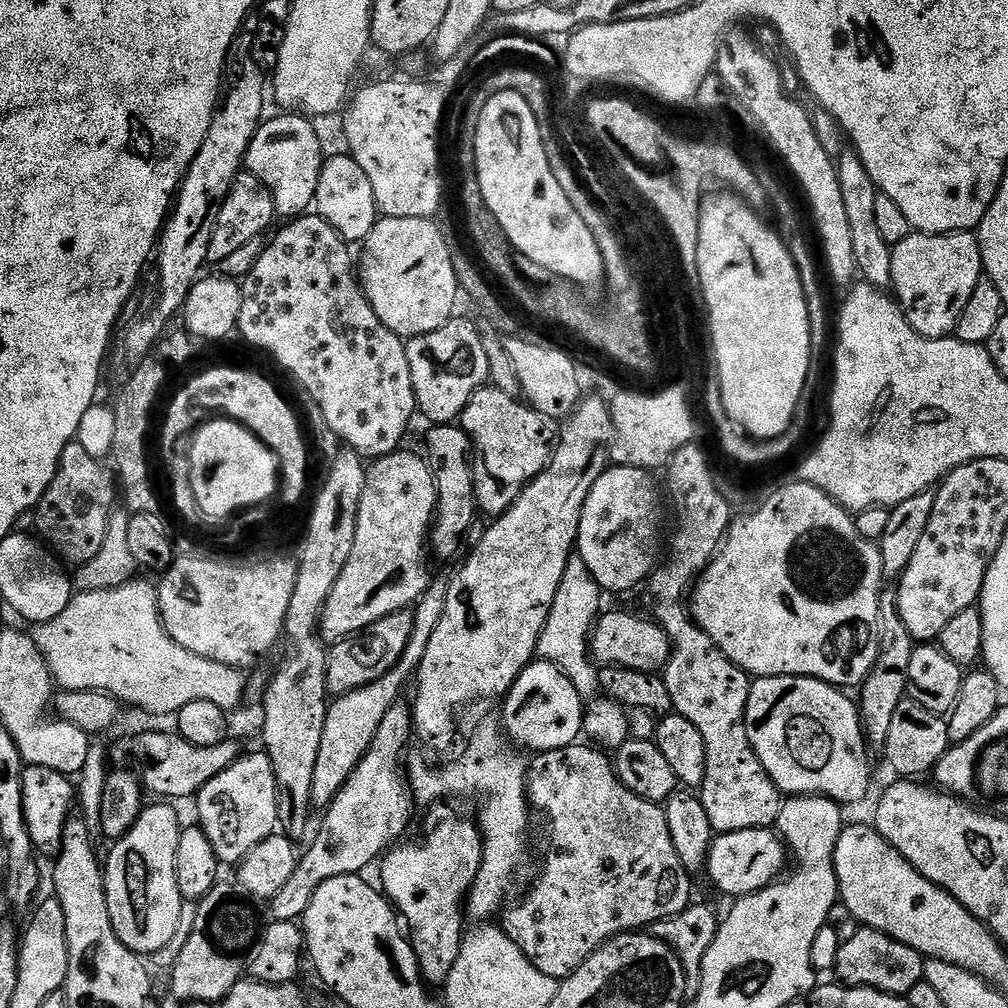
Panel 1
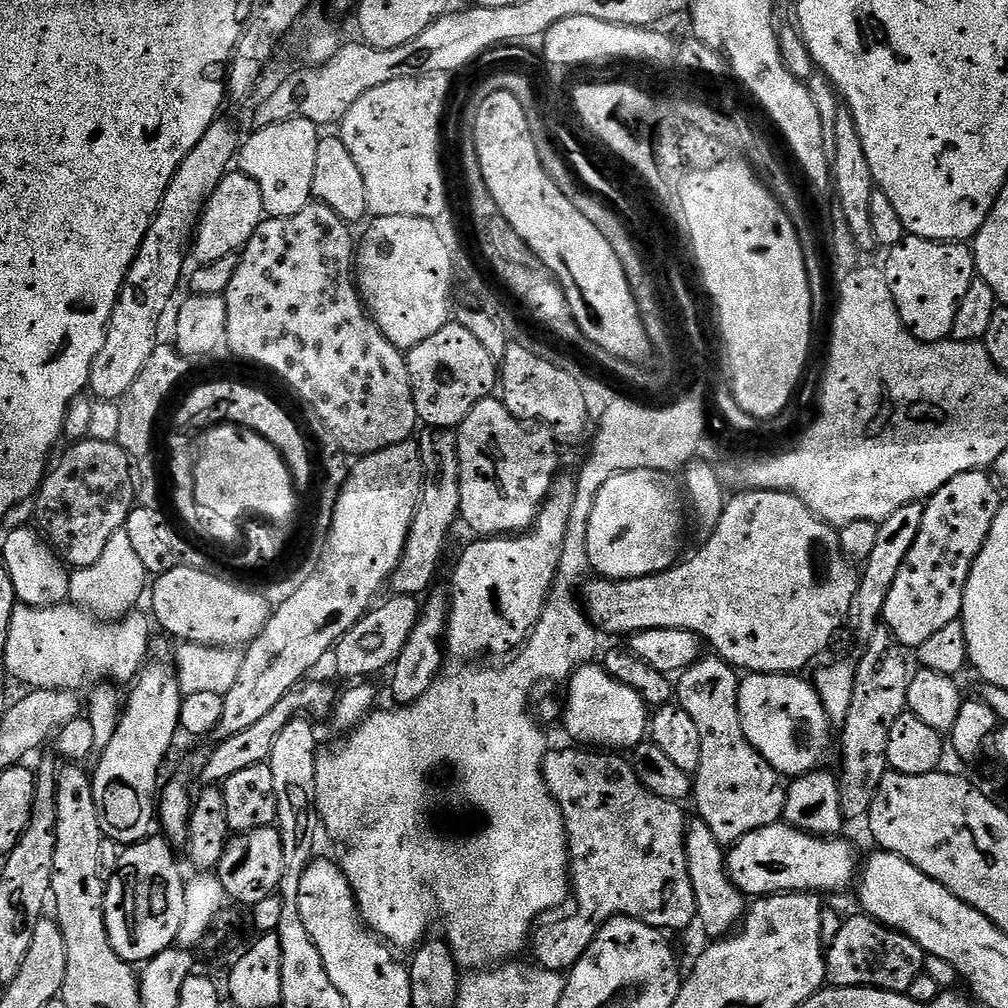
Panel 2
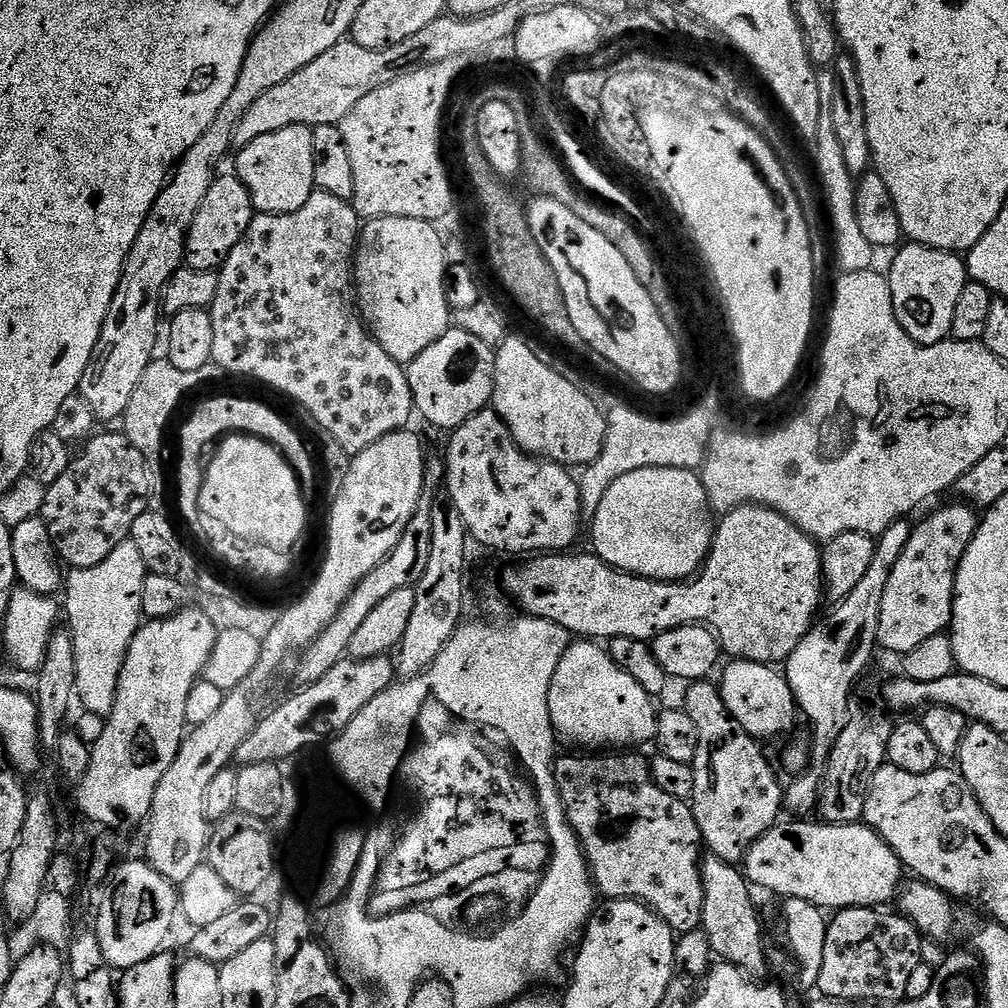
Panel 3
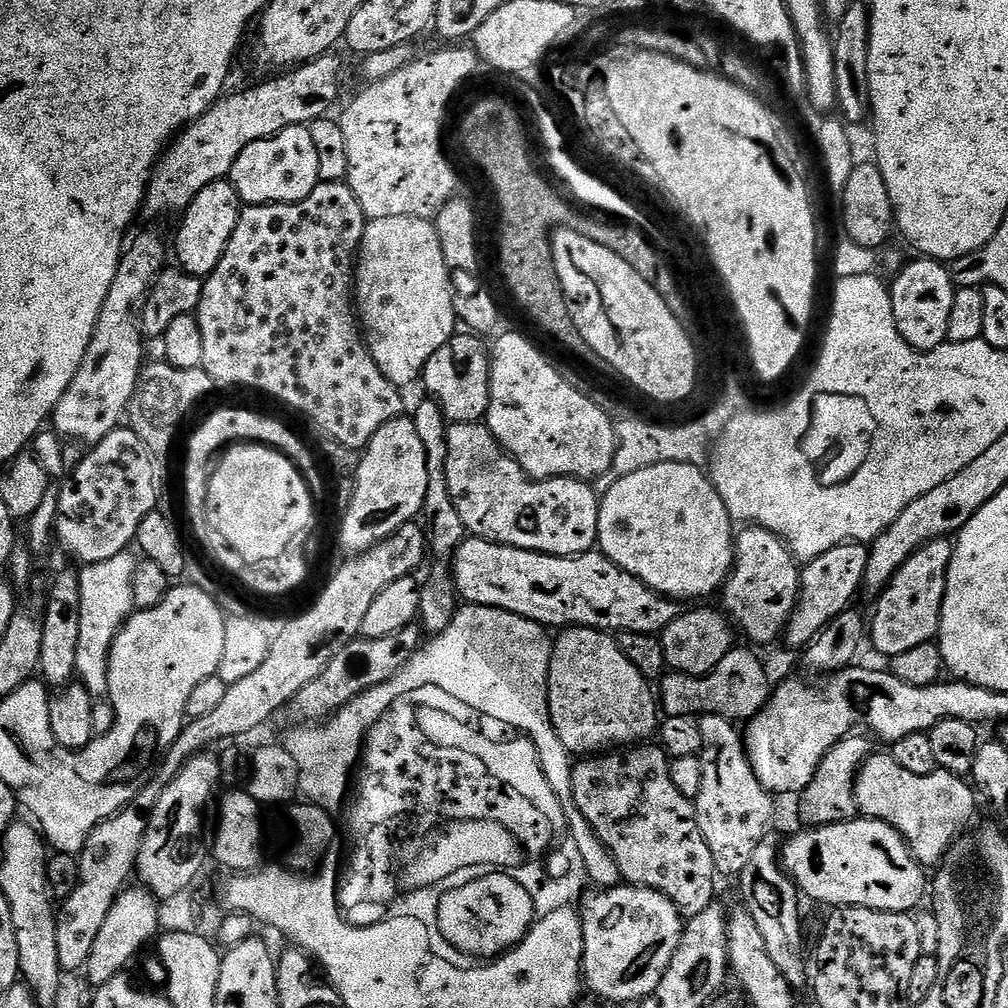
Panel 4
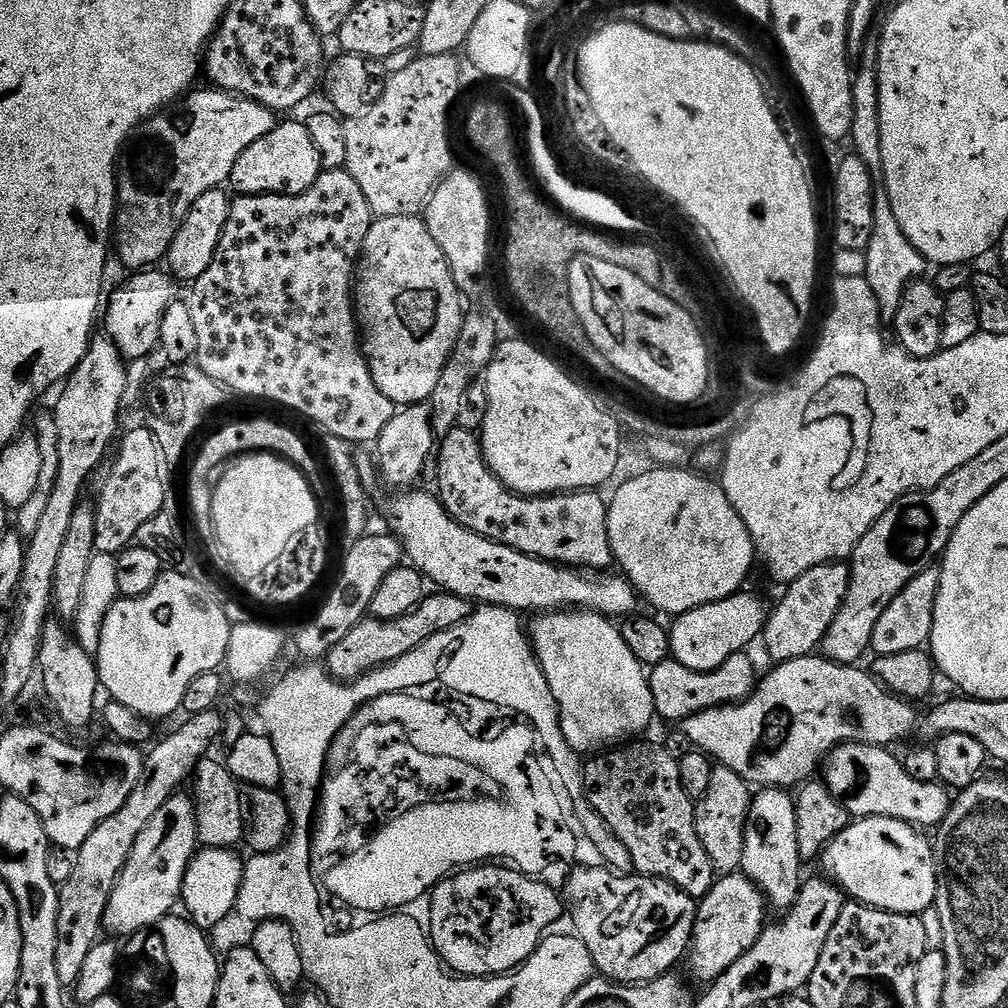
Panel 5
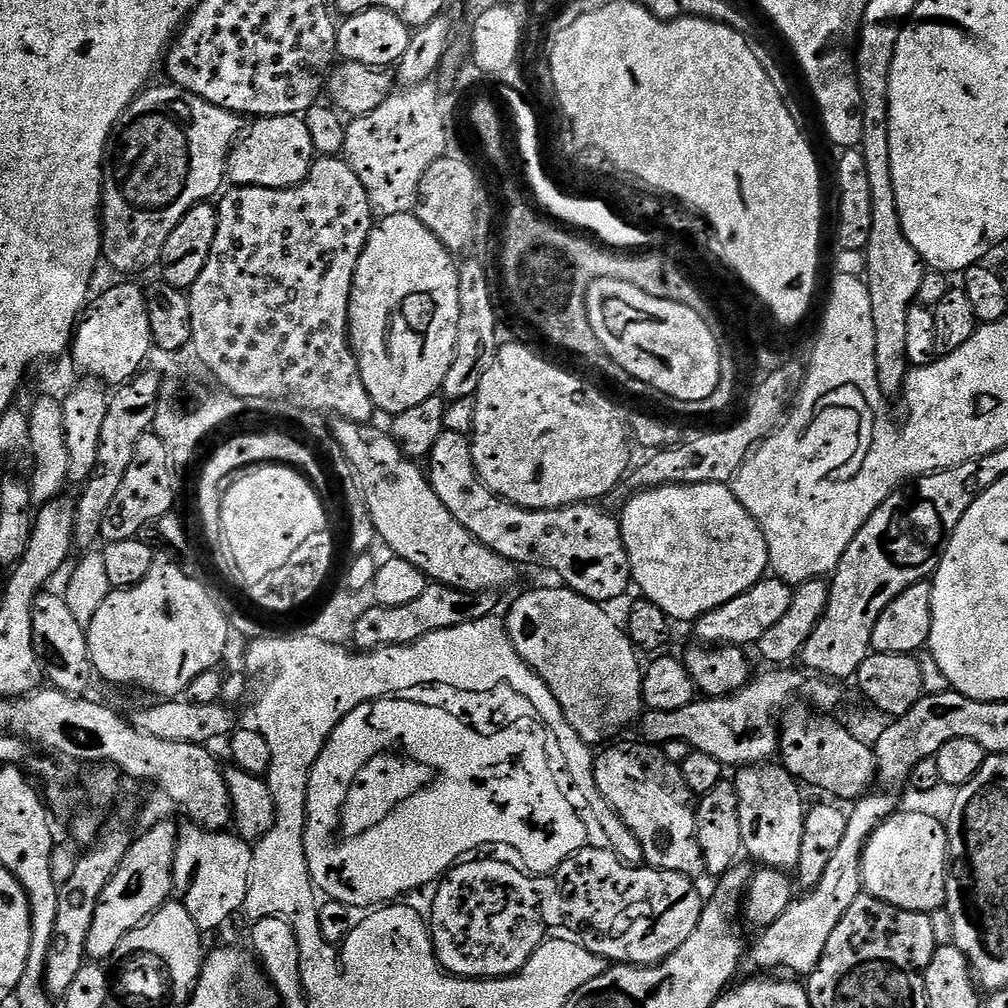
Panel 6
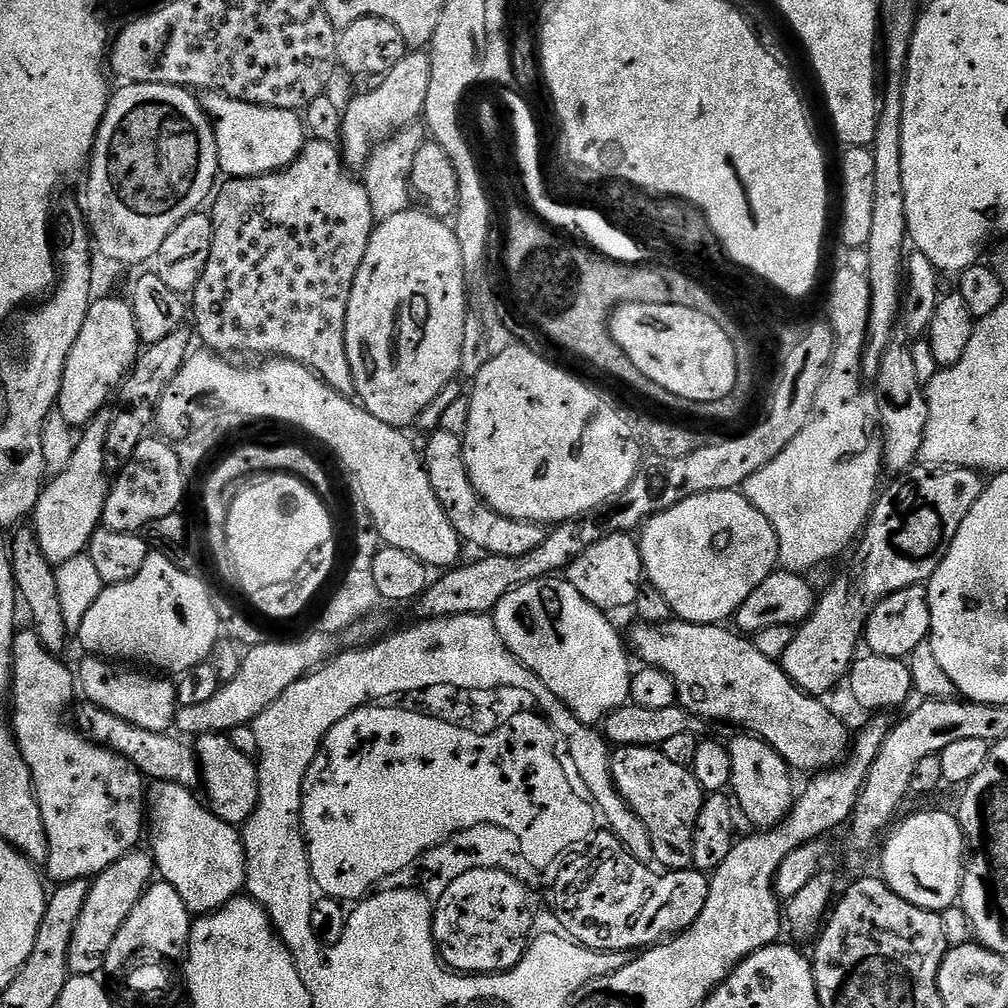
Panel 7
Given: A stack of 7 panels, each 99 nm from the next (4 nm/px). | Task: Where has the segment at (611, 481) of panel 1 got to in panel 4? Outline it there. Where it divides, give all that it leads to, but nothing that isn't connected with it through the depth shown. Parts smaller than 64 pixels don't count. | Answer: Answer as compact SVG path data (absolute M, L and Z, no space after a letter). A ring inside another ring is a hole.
M662 462L658 466L646 466L634 470L634 474L626 474L626 478L614 482L614 486L600 497L598 548L621 570L634 574L634 578L661 596L677 602L700 602L703 596L712 596L715 592L717 595L732 571L732 562L736 559L734 521L709 473L701 465Z

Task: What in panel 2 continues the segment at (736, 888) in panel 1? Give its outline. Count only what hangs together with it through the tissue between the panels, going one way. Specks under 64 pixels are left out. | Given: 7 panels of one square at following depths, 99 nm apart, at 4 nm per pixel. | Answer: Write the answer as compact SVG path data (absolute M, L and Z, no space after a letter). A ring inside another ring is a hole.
M783 822L754 830L754 834L746 834L746 838L731 845L727 857L730 878L748 898L789 892L840 892L851 884L853 887L858 876L856 852L844 838L811 836Z

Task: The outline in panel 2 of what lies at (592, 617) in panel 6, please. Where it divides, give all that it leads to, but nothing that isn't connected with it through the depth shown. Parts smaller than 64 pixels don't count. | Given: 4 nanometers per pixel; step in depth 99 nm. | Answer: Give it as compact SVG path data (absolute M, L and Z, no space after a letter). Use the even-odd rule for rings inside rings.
M599 663L582 664L568 677L568 709L563 709L564 728L568 731L569 741L592 750L631 750L645 743L650 732L650 709L644 699L630 686L618 682Z

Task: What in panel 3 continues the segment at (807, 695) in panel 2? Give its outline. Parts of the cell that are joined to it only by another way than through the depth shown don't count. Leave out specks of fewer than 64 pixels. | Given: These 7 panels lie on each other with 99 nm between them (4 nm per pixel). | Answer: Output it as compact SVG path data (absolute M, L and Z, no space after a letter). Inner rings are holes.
M733 659L731 663L724 672L724 681L719 681L718 687L720 697L726 702L730 714L740 723L742 730L761 742L790 731L796 724L796 716L798 720L798 709L783 671L771 664L749 660Z

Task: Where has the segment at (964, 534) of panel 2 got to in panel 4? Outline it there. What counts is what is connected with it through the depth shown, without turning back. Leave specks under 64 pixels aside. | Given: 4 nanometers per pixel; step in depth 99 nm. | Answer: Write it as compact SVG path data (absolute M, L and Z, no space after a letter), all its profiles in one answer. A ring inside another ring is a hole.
M948 538L926 542L875 597L876 613L872 620L870 616L870 644L872 640L885 658L906 654L906 650L914 650L914 646L931 644L937 639L953 547L953 541Z

